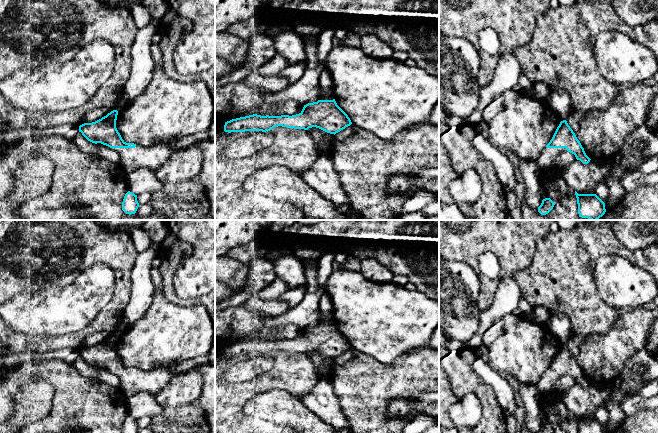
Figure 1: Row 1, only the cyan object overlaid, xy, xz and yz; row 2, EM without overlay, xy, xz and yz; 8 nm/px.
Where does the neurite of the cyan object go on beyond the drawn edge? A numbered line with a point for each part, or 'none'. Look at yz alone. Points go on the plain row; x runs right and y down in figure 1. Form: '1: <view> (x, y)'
1: yz (546, 384)

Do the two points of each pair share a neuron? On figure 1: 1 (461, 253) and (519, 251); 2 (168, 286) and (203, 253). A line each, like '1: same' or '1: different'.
1: same
2: different

